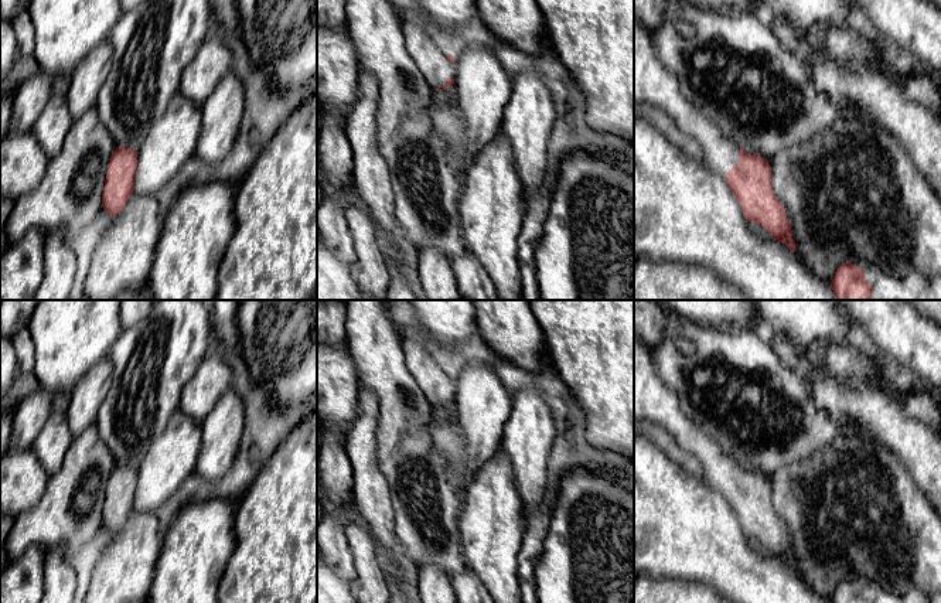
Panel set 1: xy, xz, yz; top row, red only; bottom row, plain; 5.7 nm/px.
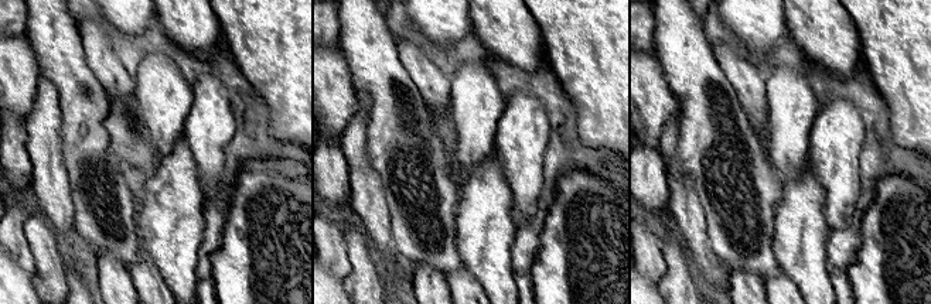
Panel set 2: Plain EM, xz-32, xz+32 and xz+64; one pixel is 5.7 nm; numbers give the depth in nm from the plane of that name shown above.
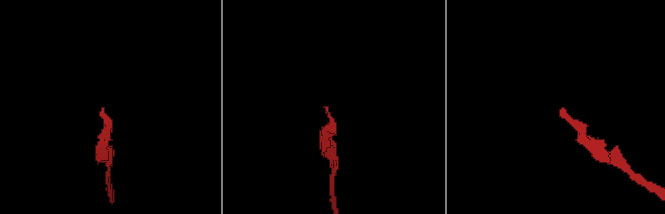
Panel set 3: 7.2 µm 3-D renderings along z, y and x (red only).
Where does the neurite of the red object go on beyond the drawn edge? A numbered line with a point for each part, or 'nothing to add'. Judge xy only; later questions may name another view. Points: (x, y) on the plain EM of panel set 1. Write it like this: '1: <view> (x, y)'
nothing to add

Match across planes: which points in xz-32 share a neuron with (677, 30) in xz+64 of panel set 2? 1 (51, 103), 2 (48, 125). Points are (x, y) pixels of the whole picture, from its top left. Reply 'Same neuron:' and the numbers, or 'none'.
Same neuron: none

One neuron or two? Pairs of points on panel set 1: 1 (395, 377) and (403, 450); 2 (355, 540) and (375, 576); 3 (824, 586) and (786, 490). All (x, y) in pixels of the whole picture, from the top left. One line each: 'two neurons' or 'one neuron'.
1: one neuron
2: one neuron
3: one neuron

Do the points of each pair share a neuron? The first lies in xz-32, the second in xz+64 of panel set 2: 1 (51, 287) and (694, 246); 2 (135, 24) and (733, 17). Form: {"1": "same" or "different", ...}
{"1": "different", "2": "same"}

